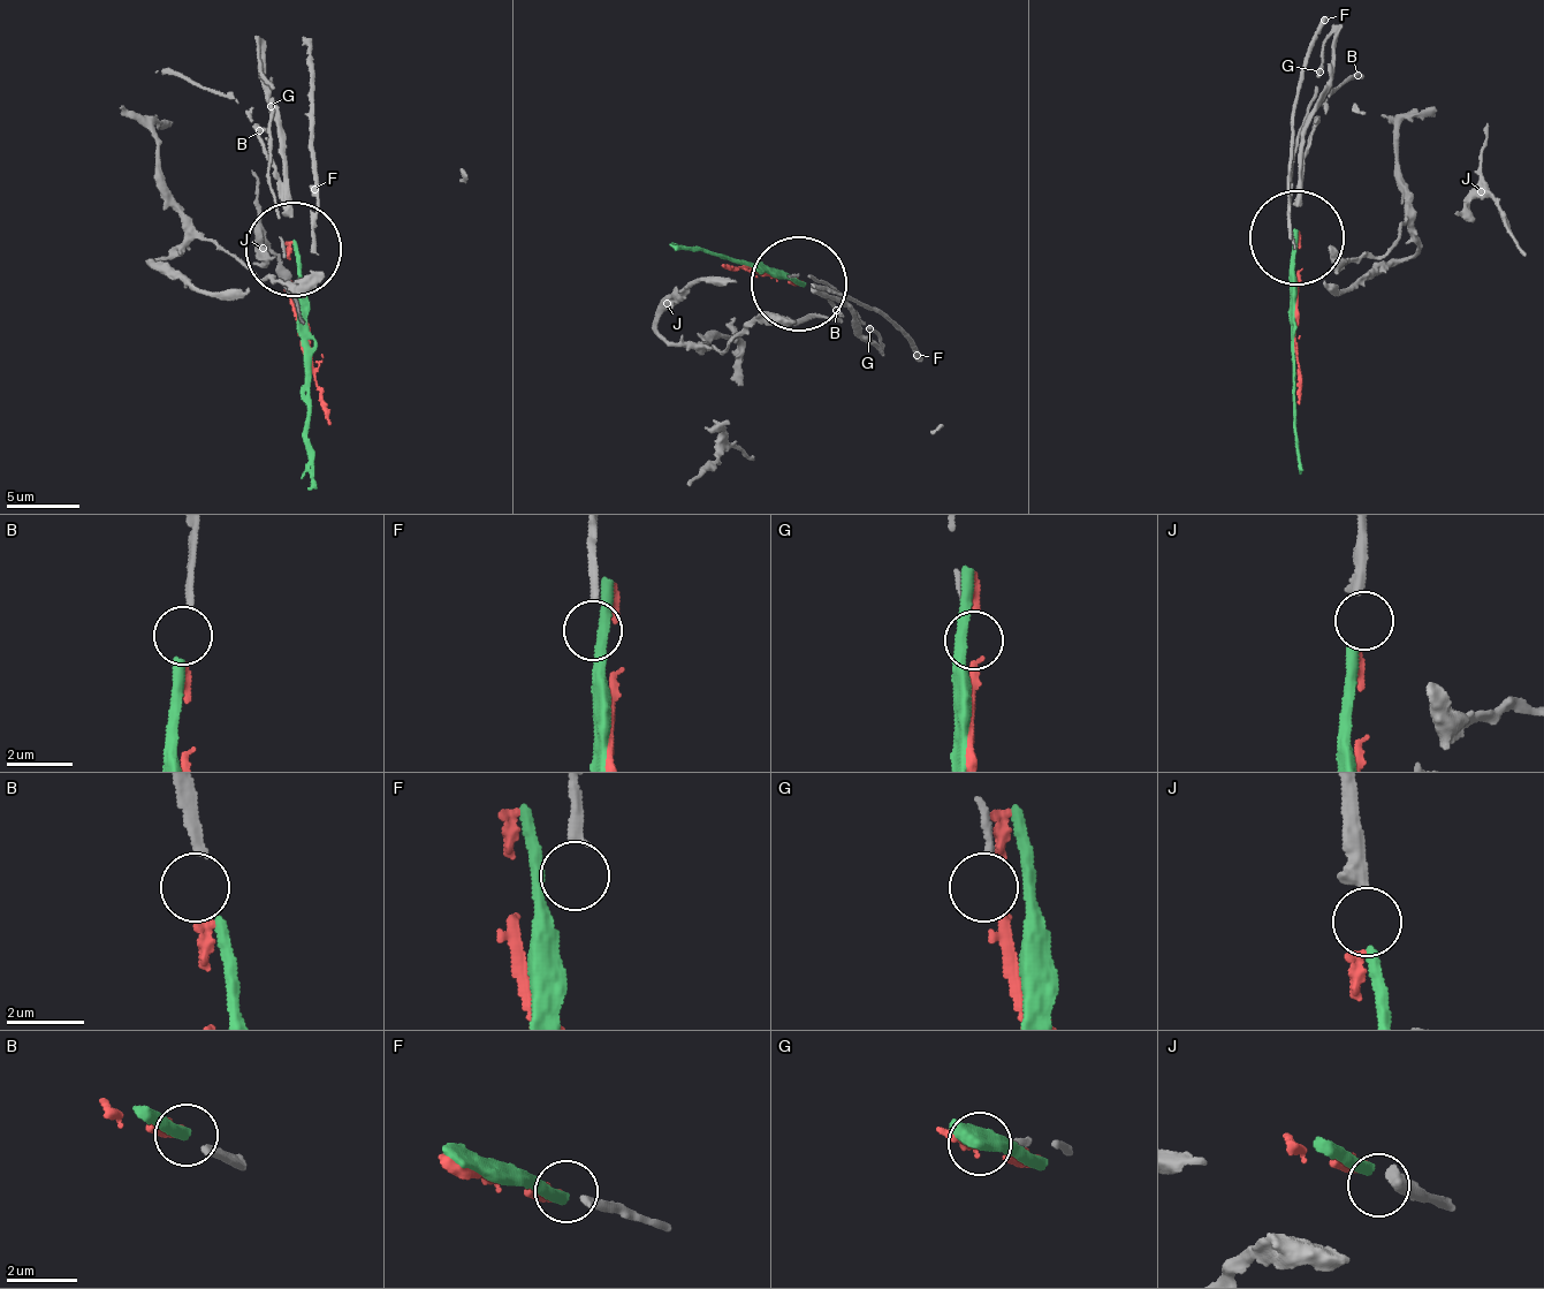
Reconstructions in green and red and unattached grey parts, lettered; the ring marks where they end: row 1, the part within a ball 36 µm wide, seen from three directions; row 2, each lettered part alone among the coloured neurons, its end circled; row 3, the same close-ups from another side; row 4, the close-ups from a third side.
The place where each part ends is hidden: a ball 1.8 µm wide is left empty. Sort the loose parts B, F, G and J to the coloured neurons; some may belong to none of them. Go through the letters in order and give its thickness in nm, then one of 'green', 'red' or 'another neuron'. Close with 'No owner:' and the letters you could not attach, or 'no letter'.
B: 200 nm | red
F: 240 nm | another neuron
G: 180 nm | another neuron
J: 440 nm | green
No owner: F, G

